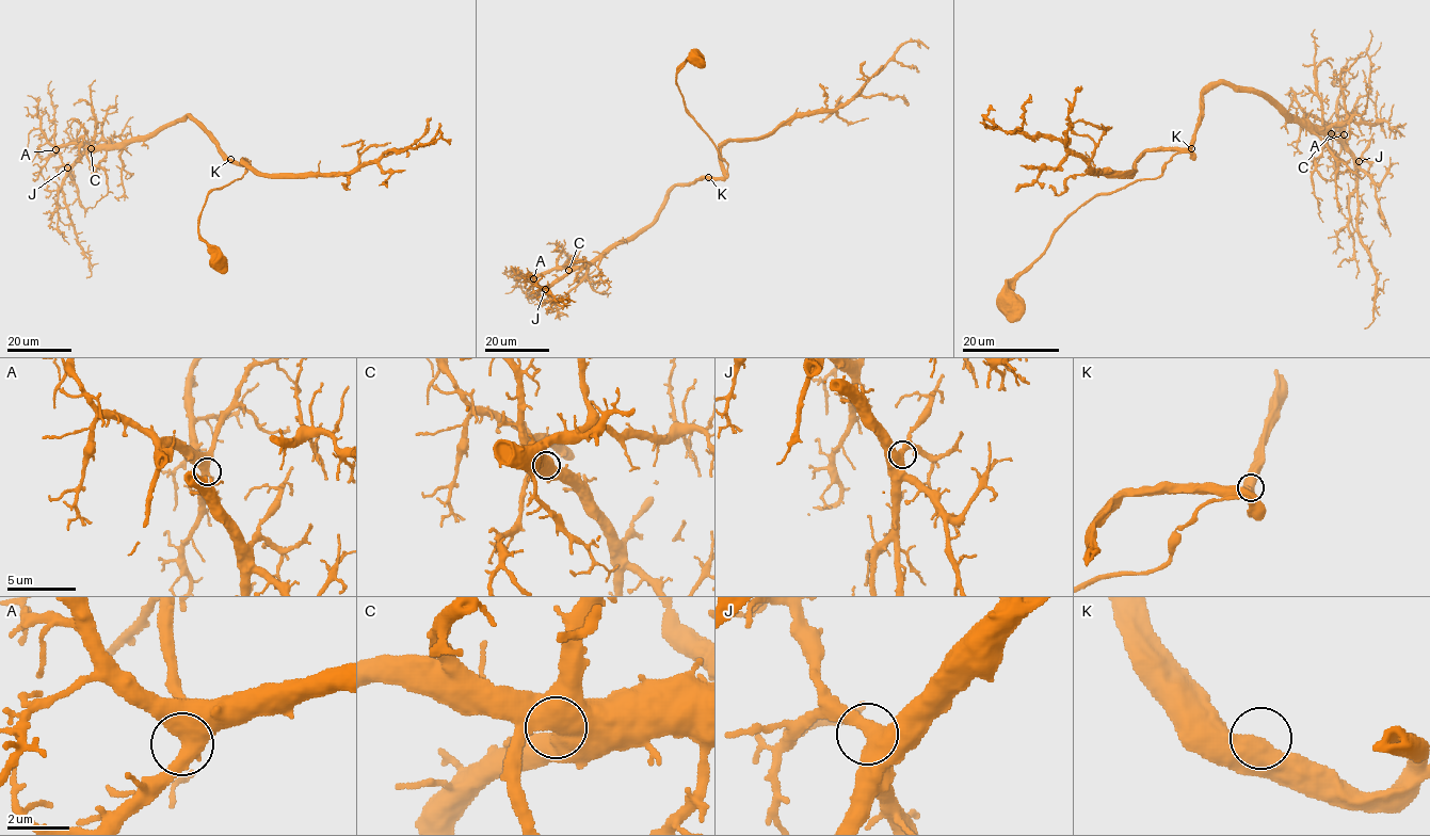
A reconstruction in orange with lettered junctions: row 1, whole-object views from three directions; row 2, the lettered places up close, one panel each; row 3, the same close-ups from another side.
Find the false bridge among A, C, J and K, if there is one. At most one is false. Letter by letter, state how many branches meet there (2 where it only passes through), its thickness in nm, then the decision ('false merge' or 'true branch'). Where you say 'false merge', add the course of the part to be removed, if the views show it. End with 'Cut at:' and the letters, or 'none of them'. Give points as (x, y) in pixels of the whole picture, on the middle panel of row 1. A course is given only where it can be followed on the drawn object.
A: 2 branches meet; 650 nm thick; true branch
C: 1 branches meet; 950 nm thick; true branch
J: 2 branches meet; 550 nm thick; true branch
K: 1 branches meet; 750 nm thick; true branch
Cut at: none of them

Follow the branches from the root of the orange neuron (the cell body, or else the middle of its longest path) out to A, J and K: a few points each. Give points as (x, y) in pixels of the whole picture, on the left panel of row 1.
A: (218, 262), (198, 216), (206, 196), (250, 162), (234, 163), (190, 116), (118, 144), (55, 149)
J: (218, 262), (198, 216), (206, 196), (250, 162), (234, 163), (190, 116), (96, 145), (67, 167)
K: (218, 262), (199, 234), (198, 216), (212, 190), (239, 179), (250, 165), (247, 161), (238, 164), (231, 159)

